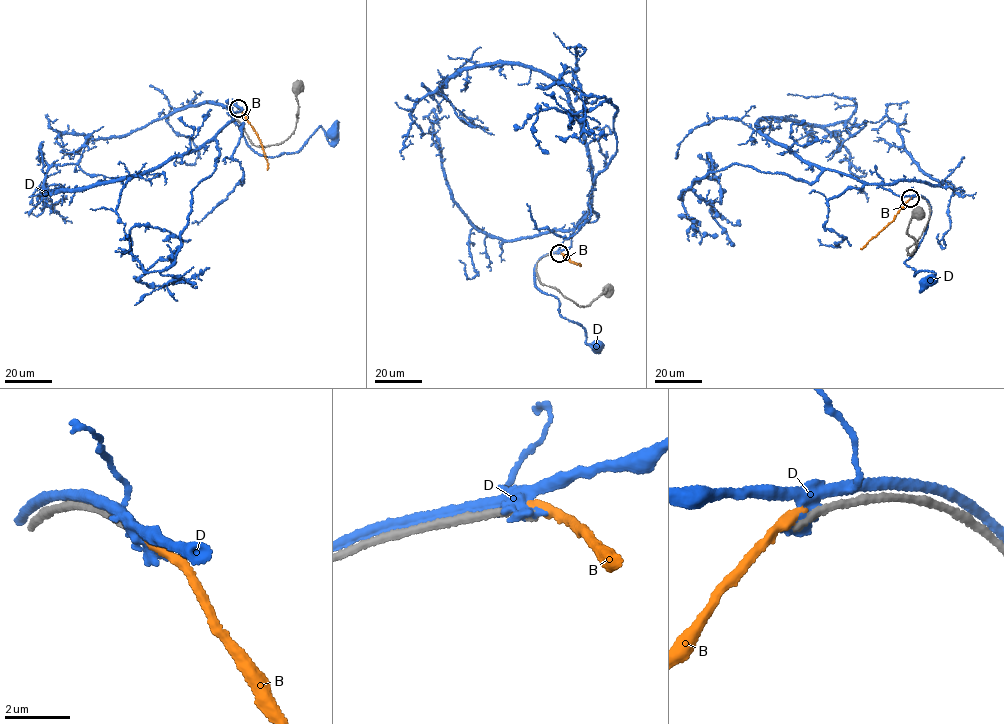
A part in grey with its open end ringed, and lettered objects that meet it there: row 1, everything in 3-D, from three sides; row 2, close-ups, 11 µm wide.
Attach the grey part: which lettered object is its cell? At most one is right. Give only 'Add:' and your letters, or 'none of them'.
Add: none of them

